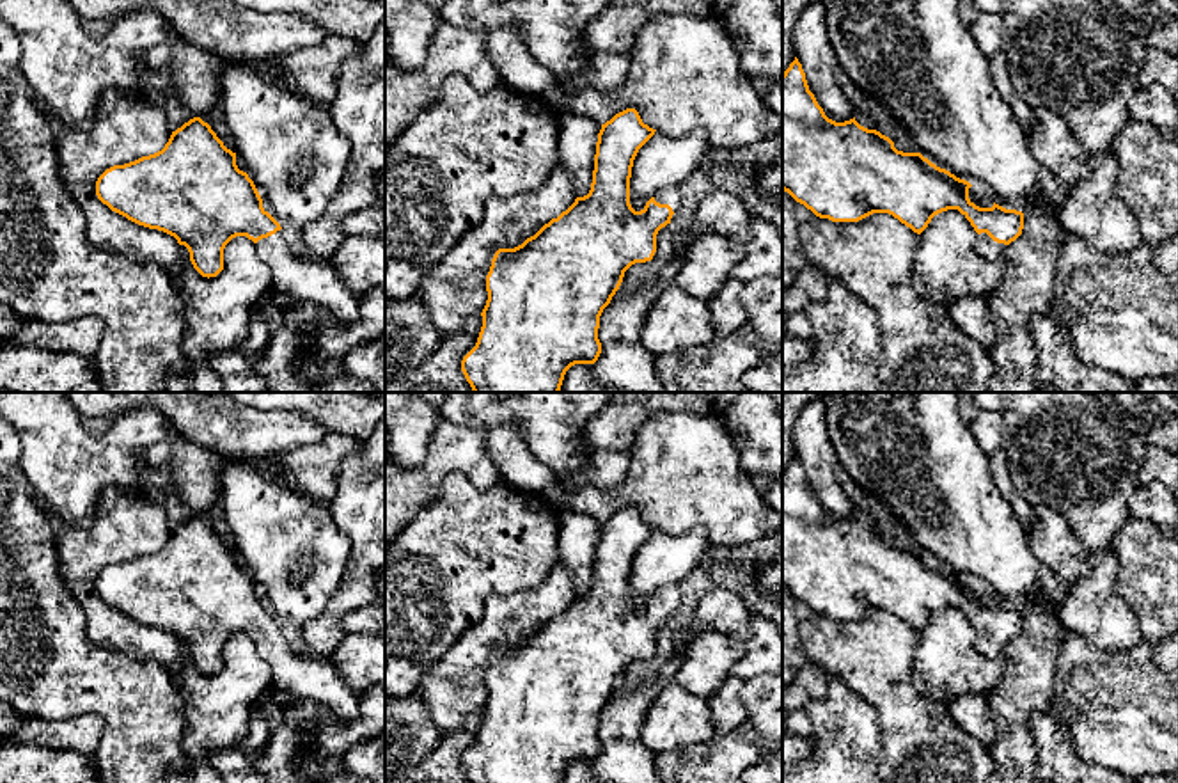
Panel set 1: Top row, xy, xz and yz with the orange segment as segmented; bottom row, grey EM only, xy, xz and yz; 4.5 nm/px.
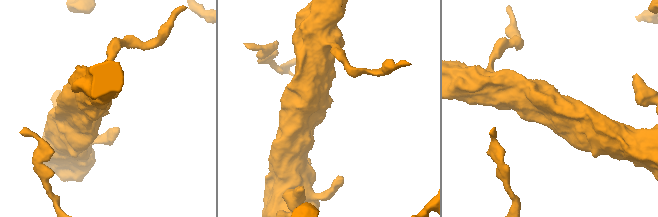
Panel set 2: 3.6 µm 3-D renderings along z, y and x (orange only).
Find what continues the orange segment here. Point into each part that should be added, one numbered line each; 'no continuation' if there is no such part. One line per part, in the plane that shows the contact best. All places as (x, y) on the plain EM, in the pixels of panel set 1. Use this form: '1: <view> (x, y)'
1: yz (987, 645)

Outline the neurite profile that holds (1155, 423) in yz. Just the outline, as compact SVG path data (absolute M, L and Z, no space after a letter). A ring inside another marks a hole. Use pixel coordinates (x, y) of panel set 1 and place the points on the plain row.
M1114 392L1093 394L1114 408L1146 446L1158 446L1169 453L1178 451L1178 392L1146 392L1150 403L1134 410L1121 405Z

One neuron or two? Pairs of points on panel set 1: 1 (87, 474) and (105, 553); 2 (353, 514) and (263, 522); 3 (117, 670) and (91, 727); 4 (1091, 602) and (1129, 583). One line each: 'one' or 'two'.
1: two
2: two
3: two
4: two

